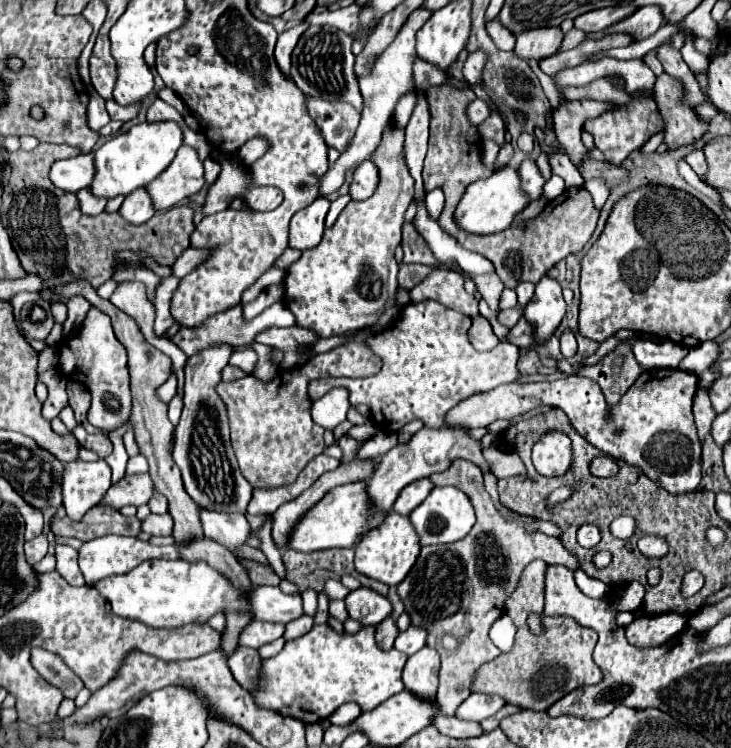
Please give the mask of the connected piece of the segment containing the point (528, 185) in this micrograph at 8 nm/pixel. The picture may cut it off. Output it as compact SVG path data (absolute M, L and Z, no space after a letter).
M532 159L522 161L522 165L518 167L518 175L520 175L520 187L524 189L524 193L530 199L540 199L542 191L544 191L544 179L536 167L536 163Z

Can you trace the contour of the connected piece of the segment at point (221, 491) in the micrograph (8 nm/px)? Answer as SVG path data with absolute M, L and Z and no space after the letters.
M220 343L202 349L200 353L188 357L184 367L184 409L180 423L176 425L174 461L182 471L182 481L186 493L204 509L216 511L238 511L244 513L252 497L252 485L242 477L236 457L232 453L228 413L224 401L216 393L216 385L222 381L222 369L228 365L232 345Z

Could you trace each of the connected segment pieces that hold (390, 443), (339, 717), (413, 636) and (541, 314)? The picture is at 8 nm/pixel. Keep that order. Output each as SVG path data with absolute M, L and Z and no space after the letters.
M380 431L360 449L357 458L359 460L365 460L371 456L374 458L377 458L378 456L381 457L397 444L397 434Z
M338 707L332 715L330 715L330 723L338 723L338 725L346 725L350 721L354 721L360 713L360 707Z
M408 627L404 633L396 637L394 649L398 649L404 655L414 655L418 649L426 645L426 631L422 627Z
M542 277L536 283L534 297L524 307L524 317L536 327L538 343L548 339L556 331L564 313L566 313L566 303L560 285L550 277Z

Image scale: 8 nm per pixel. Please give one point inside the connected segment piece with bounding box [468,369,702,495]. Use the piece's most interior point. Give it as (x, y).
(652, 428)

